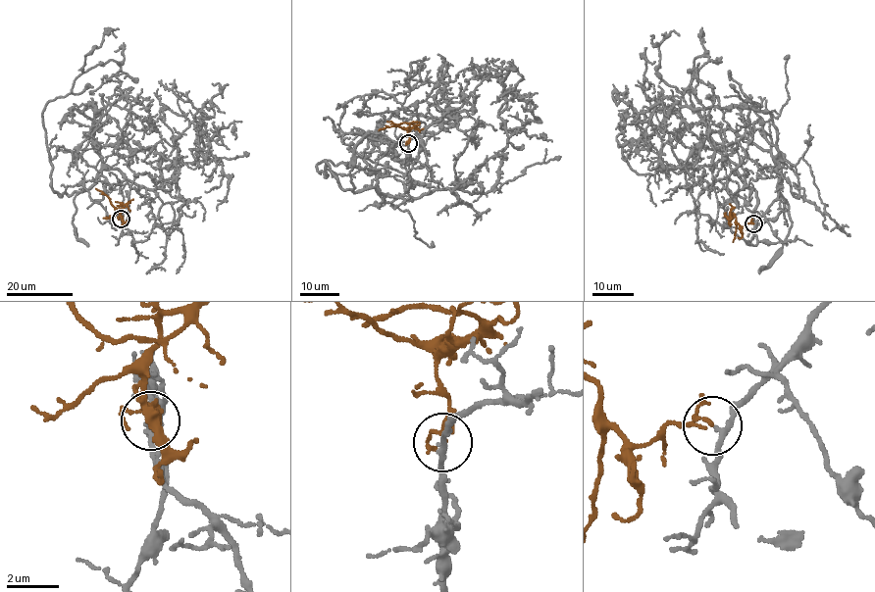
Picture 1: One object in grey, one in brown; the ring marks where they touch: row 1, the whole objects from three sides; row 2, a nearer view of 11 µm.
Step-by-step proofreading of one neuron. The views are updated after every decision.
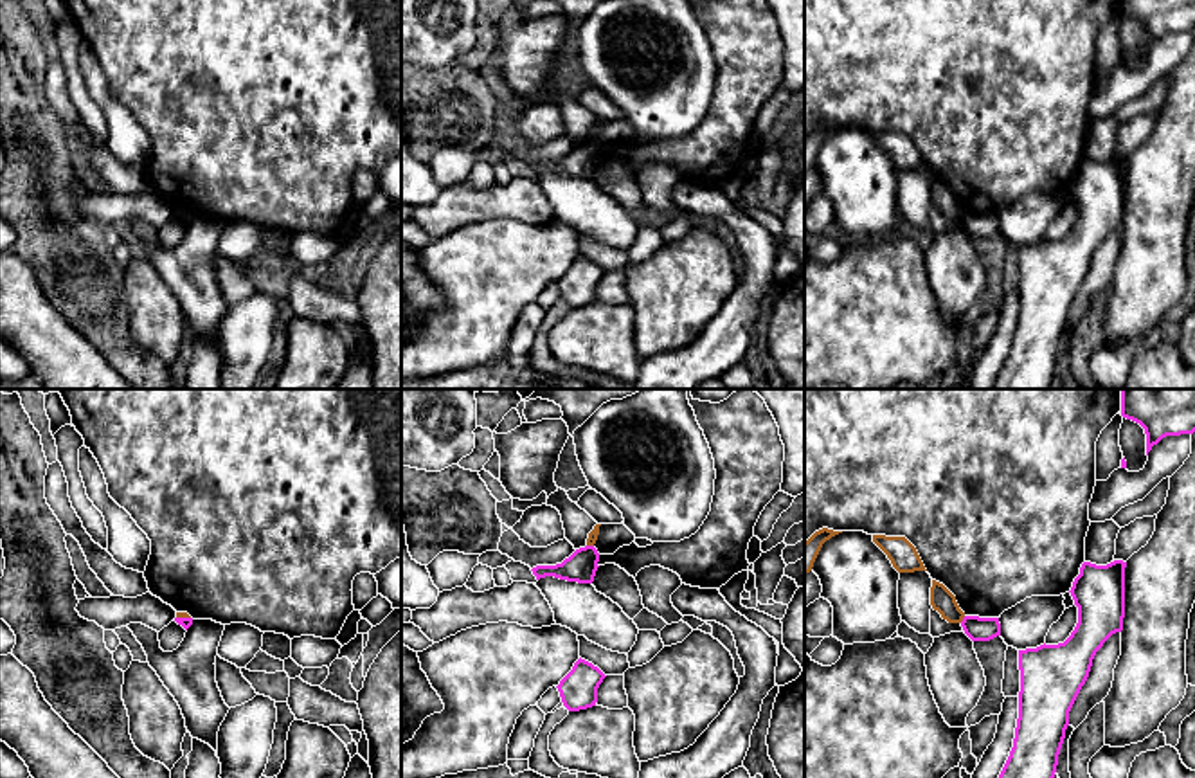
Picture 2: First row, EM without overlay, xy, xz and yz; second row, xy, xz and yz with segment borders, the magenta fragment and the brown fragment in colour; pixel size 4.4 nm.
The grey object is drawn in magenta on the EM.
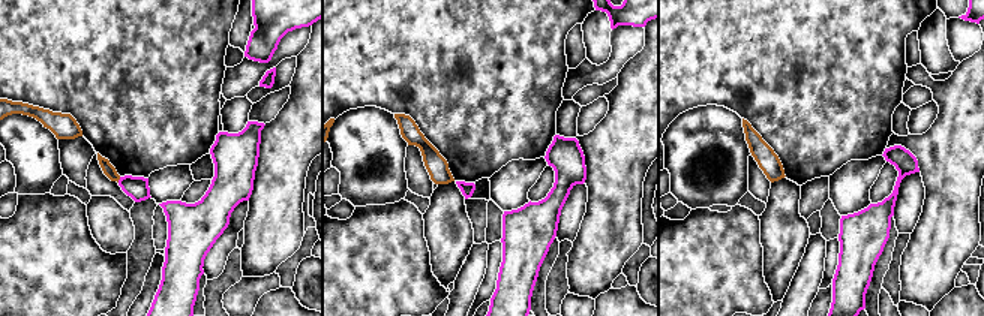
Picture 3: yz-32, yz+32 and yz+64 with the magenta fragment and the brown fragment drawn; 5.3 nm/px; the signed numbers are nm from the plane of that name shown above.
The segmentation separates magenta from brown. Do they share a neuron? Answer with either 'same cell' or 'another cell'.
another cell

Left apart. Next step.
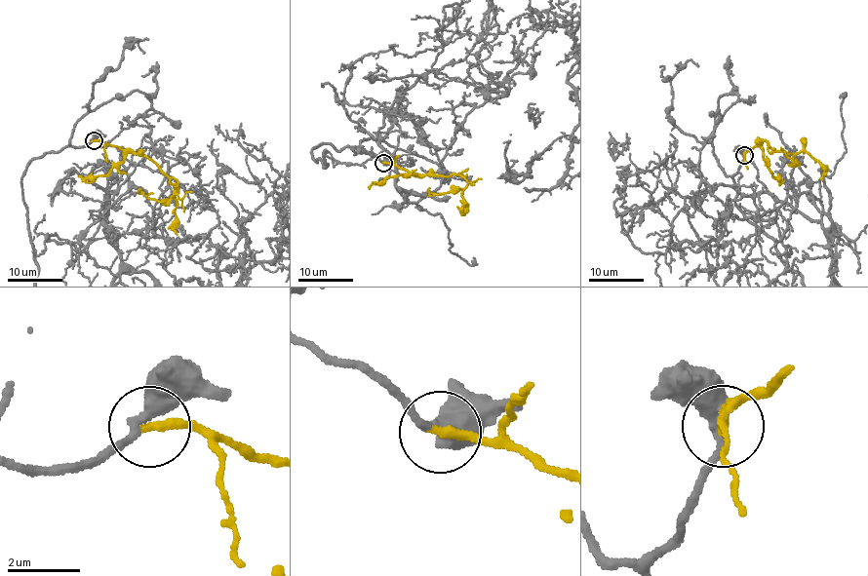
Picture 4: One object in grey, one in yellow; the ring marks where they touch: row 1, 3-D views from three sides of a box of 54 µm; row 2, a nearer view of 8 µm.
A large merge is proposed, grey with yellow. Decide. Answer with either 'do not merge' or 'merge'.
merge

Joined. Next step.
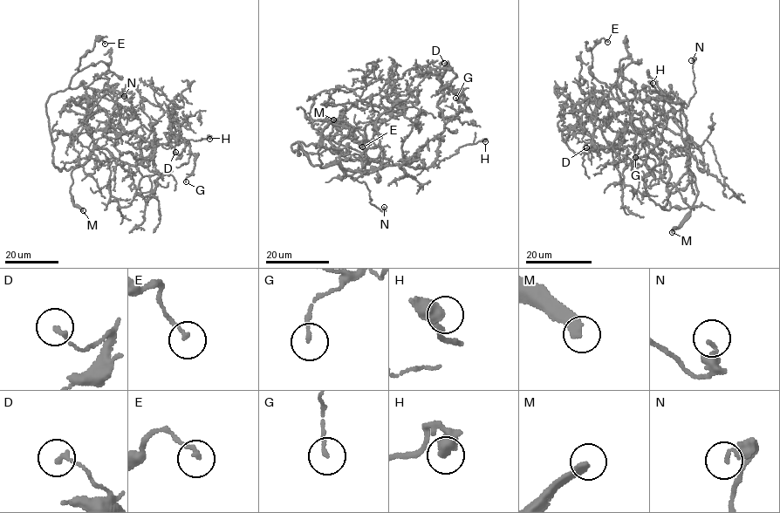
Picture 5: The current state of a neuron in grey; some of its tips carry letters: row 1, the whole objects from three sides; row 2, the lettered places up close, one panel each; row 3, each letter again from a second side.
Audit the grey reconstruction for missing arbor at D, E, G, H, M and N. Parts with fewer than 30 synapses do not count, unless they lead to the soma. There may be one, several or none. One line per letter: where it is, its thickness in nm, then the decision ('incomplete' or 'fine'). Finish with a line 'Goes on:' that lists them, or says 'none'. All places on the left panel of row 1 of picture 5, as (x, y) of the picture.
D: (175, 152) | 180 nm | fine
E: (105, 44) | 150 nm | fine
G: (186, 181) | 130 nm | fine
H: (209, 139) | 550 nm | fine
M: (83, 210) | 320 nm | incomplete
N: (124, 96) | 170 nm | fine
Goes on: M

